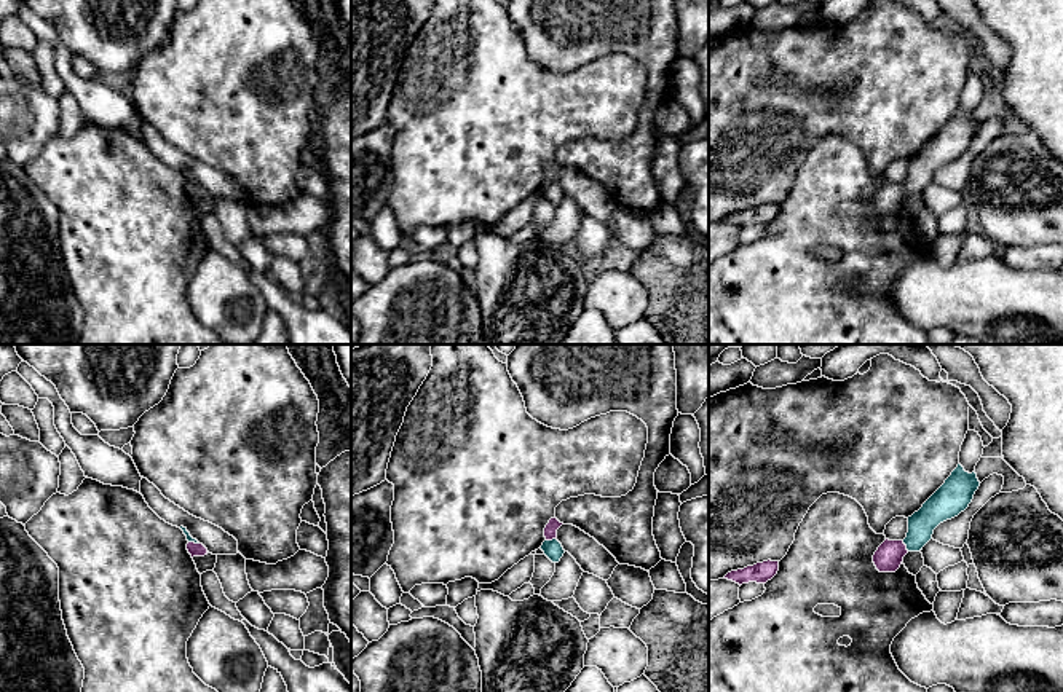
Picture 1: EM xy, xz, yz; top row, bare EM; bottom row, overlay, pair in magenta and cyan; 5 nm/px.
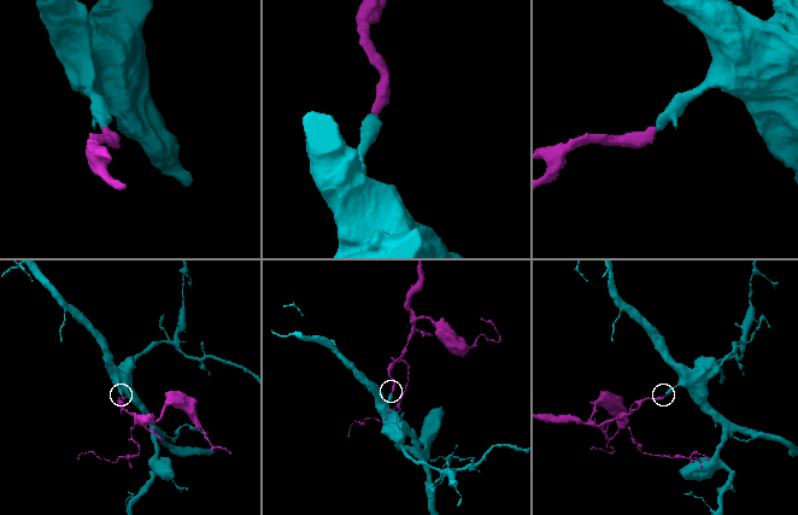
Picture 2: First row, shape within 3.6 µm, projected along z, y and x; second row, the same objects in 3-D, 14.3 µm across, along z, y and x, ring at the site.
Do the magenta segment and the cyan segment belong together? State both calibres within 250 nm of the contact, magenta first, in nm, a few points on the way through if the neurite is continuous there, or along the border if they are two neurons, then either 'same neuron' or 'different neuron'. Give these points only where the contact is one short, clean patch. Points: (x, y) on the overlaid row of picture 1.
calibres 70 and 100 nm; way xz (551, 528), (551, 539), (553, 549); same neuron

